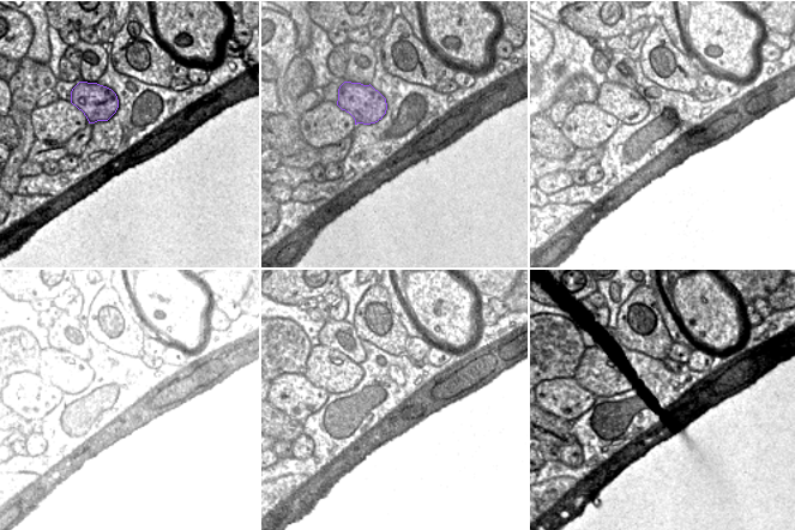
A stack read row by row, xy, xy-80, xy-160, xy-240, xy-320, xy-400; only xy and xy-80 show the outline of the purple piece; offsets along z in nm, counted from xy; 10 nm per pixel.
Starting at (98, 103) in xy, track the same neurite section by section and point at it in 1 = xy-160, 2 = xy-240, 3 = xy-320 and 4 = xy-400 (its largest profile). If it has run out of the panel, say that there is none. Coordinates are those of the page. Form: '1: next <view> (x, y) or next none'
1: next xy-160 (621, 101)
2: next xy-240 (77, 379)
3: next xy-320 (326, 368)
4: next xy-400 (596, 372)

